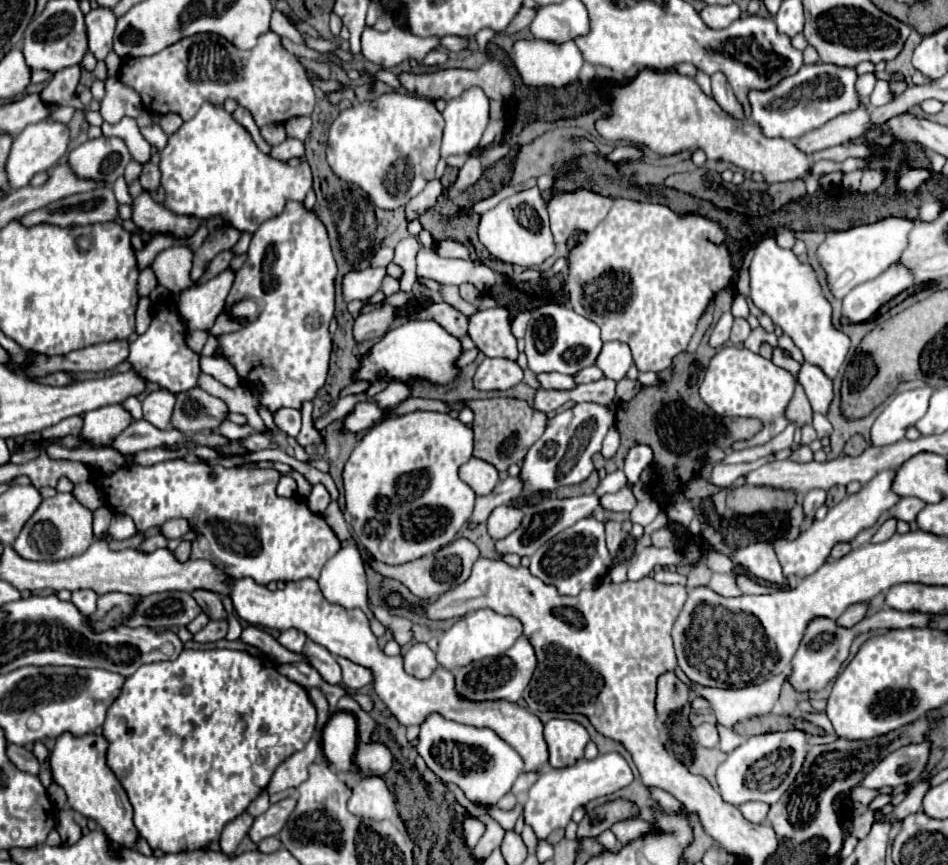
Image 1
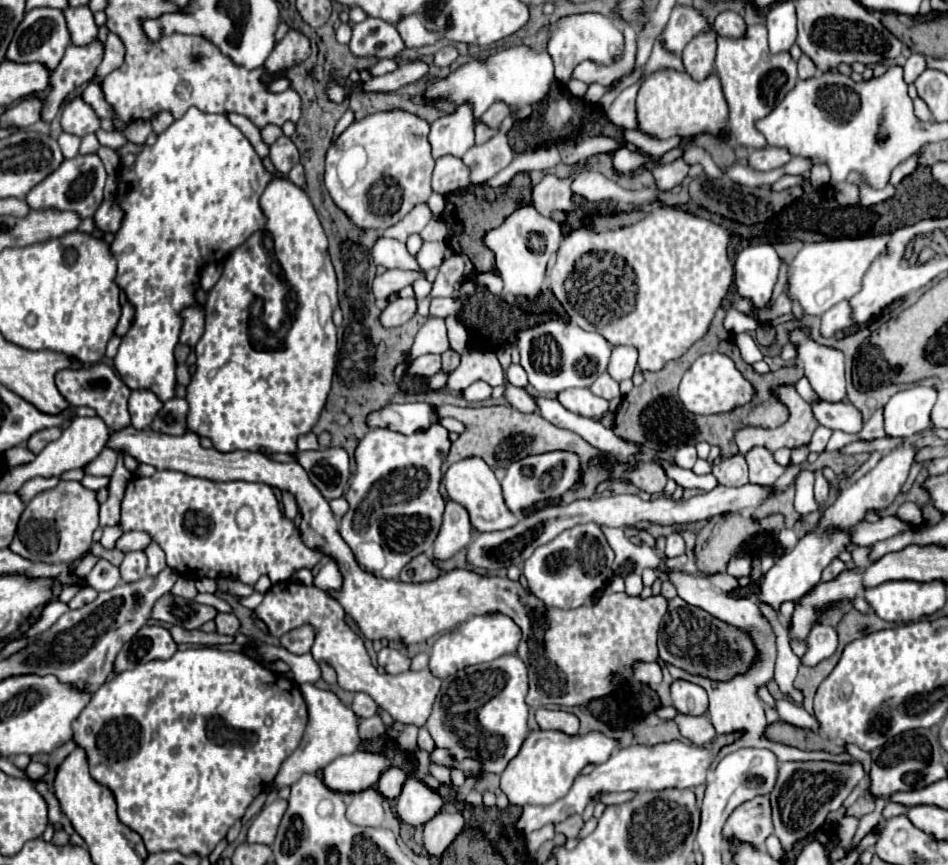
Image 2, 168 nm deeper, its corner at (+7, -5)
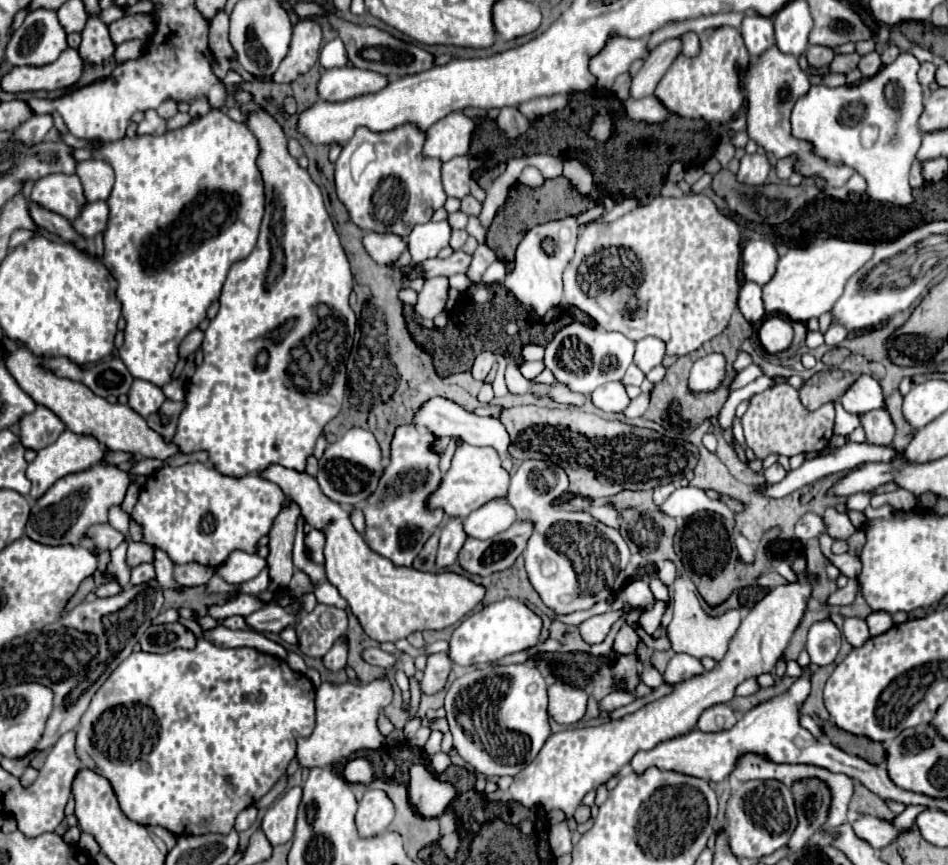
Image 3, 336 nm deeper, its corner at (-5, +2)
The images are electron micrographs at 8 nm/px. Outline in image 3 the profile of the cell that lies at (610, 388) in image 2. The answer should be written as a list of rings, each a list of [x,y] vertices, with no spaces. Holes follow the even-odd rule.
[[[631,365],[629,369],[627,369],[627,373],[623,375],[623,379],[621,379],[621,383],[627,387],[627,385],[641,385],[641,381],[645,379],[645,375],[639,371],[639,367],[637,365]]]

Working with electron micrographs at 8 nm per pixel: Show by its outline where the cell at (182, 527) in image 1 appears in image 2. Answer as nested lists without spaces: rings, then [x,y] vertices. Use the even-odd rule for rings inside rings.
[[[123,532],[123,536],[115,542],[115,548],[121,552],[143,550],[149,542],[151,542],[151,538],[145,532]]]

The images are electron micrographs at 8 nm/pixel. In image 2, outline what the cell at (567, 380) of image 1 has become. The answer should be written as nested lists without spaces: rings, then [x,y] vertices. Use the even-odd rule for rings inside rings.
[[[571,388],[571,390],[561,392],[559,402],[567,410],[571,410],[579,416],[587,416],[587,418],[599,416],[609,410],[609,402],[605,398],[599,398],[591,390],[583,390],[583,388]]]

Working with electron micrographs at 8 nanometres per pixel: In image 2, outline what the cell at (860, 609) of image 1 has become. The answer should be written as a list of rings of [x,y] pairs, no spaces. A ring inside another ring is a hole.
[[[813,624],[805,638],[807,652],[801,656],[801,664],[817,666],[821,660],[829,658],[837,648],[837,632],[833,626]]]

